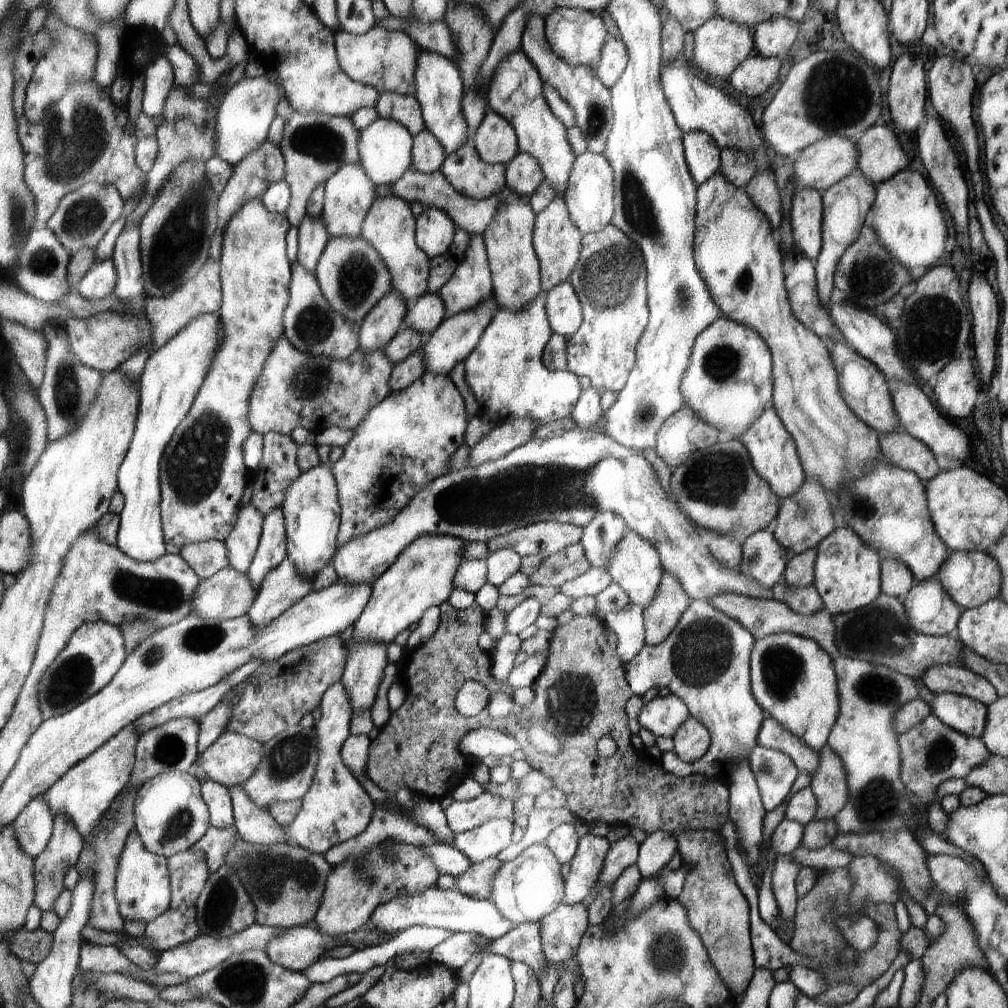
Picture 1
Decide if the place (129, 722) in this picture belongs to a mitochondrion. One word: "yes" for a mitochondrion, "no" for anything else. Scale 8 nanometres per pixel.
no

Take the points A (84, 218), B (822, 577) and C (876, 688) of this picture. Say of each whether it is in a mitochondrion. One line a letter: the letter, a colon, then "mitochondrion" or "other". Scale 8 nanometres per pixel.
A: mitochondrion
B: other
C: mitochondrion

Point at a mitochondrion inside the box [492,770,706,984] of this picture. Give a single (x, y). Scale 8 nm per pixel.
(667, 952)

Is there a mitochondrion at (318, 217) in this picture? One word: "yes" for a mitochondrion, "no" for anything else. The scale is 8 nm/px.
no

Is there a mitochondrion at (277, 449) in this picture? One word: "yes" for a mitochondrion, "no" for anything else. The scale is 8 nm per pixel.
no

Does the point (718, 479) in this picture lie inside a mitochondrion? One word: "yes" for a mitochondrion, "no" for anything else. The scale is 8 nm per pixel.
yes

